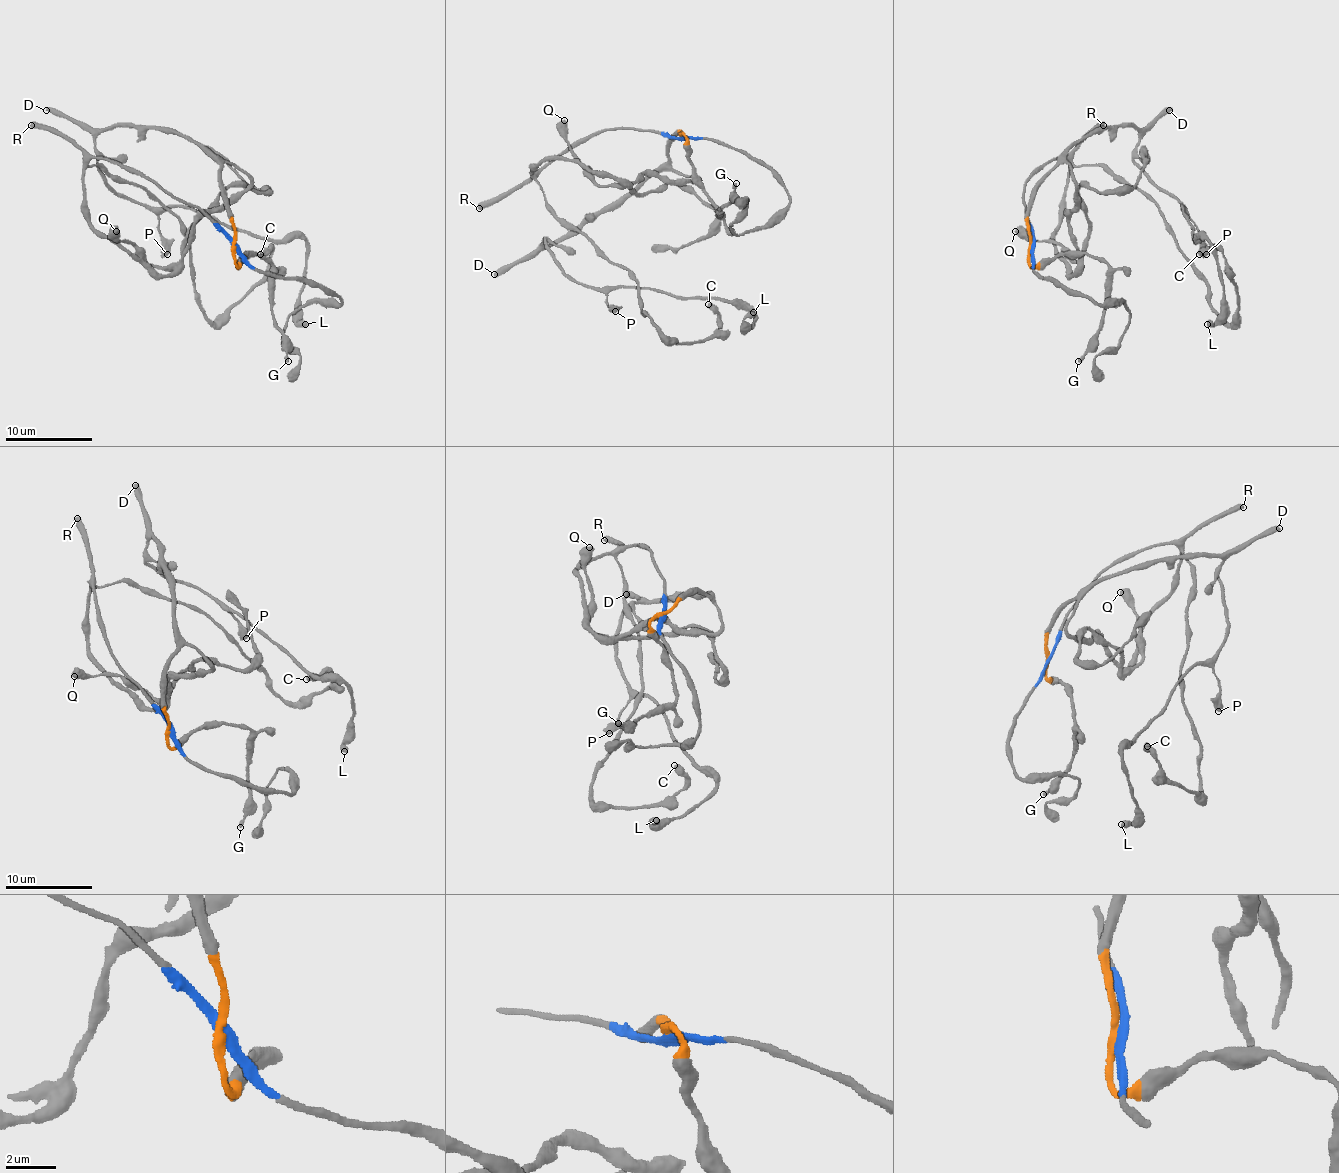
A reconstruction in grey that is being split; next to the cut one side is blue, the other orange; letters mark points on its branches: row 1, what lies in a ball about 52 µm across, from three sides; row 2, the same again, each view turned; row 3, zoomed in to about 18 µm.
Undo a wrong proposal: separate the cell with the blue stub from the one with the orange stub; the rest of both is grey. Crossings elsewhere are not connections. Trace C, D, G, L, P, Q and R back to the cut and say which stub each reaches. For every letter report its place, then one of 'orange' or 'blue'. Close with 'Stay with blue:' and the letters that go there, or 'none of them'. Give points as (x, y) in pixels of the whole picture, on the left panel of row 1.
C: (260, 254) | blue
D: (46, 110) | orange
G: (288, 361) | orange
L: (305, 324) | orange
P: (167, 254) | orange
Q: (116, 231) | orange
R: (31, 125) | blue
Stay with blue: C, R

